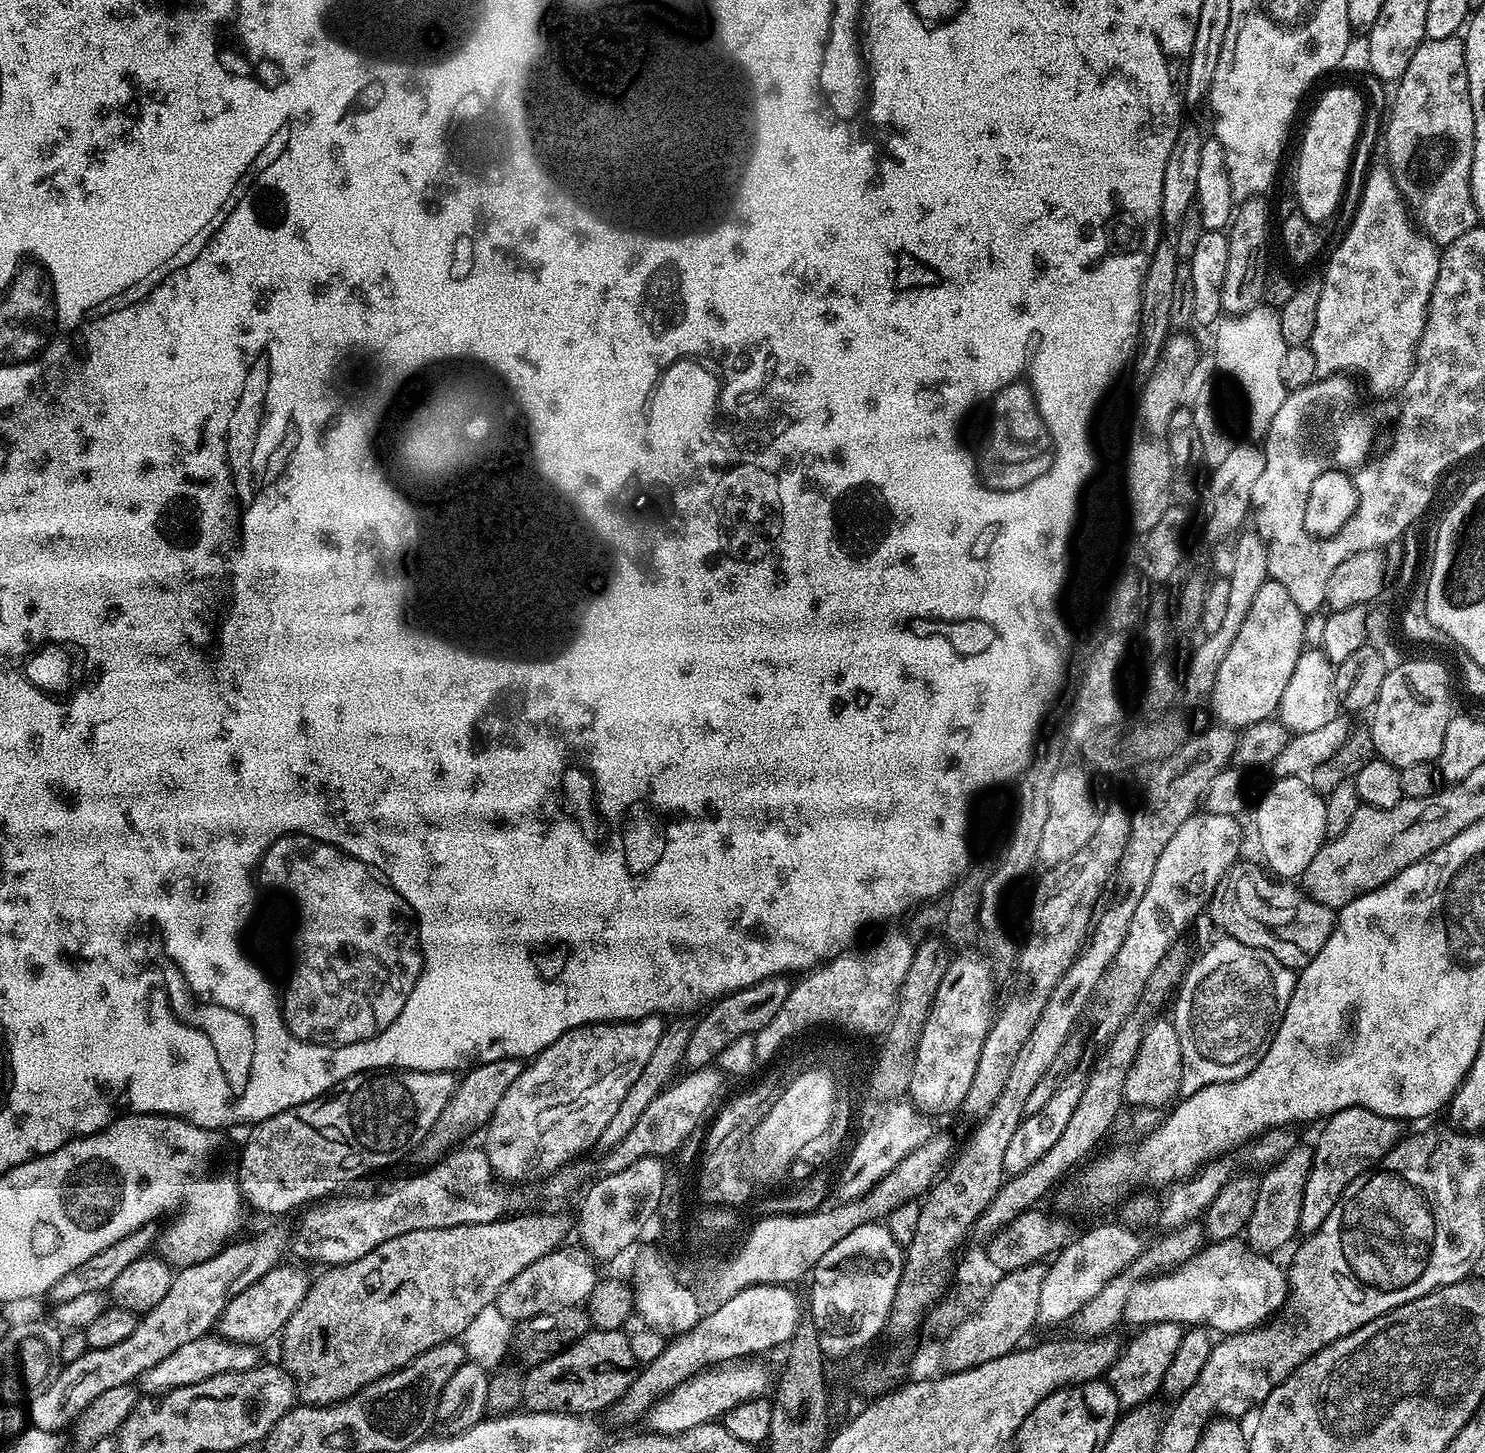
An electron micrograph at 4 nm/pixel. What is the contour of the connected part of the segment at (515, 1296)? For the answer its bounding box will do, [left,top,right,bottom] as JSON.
[496,1246,598,1322]

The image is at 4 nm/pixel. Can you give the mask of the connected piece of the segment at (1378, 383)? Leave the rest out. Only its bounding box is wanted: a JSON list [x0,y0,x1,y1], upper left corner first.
[1312,167,1441,396]

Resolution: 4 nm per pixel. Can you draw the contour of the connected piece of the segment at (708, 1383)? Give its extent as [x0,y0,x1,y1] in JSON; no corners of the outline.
[646,1358,770,1436]

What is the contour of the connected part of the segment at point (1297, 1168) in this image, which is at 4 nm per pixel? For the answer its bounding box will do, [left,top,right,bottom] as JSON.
[1246,1147,1312,1254]

